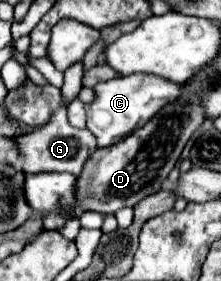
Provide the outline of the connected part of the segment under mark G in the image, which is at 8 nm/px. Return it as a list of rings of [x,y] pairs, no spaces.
[[[61,108],[59,112],[55,112],[55,116],[49,120],[47,126],[17,138],[17,146],[21,148],[21,152],[25,156],[23,170],[27,174],[69,172],[73,176],[79,176],[83,172],[83,166],[89,160],[89,156],[97,150],[97,140],[95,140],[95,136],[91,136],[91,132],[87,132],[87,128],[69,126],[65,108]]]

